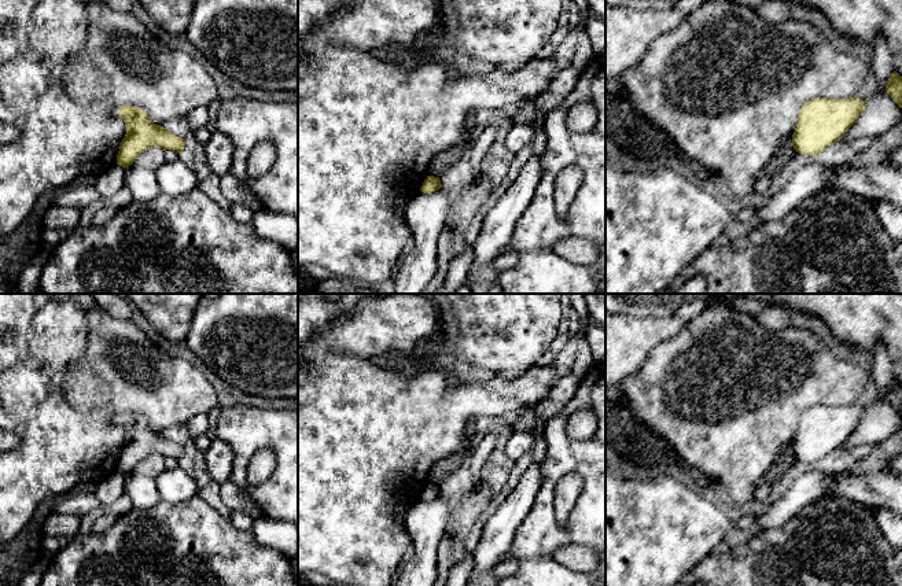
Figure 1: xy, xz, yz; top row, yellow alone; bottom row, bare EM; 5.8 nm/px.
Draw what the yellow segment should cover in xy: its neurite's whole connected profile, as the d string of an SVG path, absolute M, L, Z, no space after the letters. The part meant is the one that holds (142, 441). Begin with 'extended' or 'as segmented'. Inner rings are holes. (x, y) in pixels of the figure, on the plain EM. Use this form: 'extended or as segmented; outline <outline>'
as segmented; outline M121 413L119 425L126 431L126 442L121 449L117 472L128 475L144 458L161 454L184 460L185 446L176 443L163 434L154 431L148 421L137 413Z

